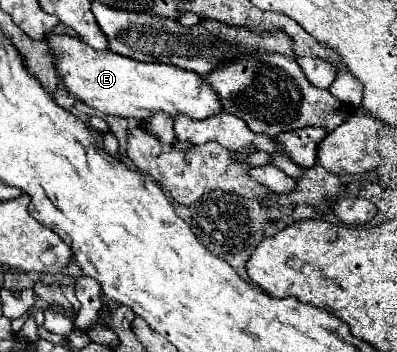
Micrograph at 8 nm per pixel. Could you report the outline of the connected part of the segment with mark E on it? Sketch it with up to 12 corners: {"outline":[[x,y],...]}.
{"outline":[[49,32],[67,90],[103,114],[203,120],[219,94],[189,70]]}

